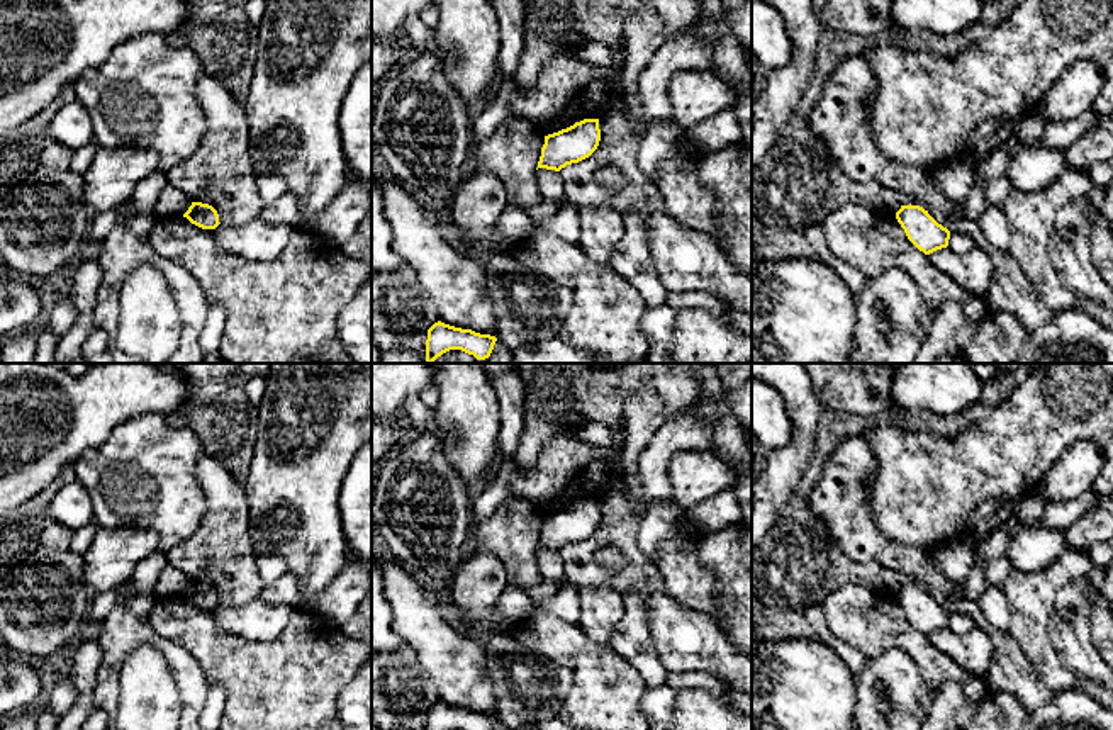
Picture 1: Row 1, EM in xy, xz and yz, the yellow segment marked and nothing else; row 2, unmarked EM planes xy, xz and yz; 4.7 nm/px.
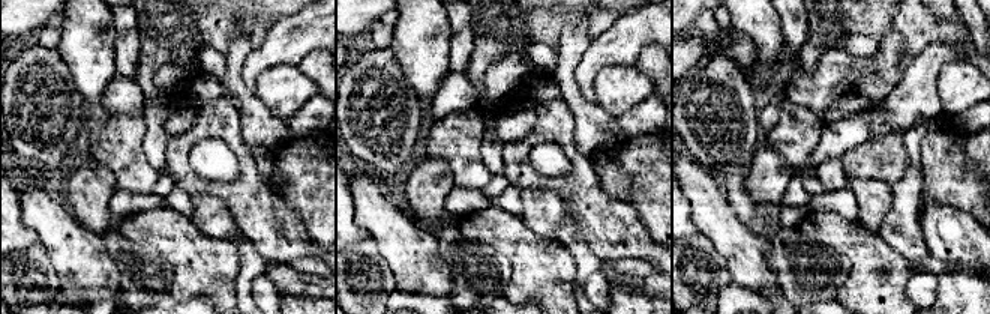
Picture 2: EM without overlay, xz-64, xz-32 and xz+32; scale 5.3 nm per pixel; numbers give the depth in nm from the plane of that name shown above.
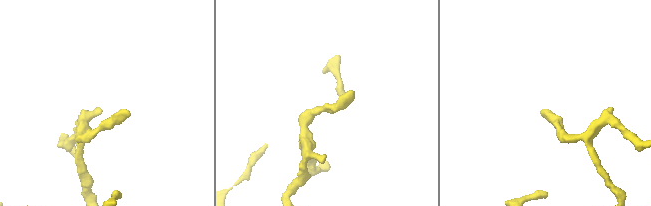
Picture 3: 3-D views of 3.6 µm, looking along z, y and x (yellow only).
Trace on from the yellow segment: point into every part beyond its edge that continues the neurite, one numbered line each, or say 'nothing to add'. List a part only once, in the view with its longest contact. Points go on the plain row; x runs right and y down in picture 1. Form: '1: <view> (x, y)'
nothing to add

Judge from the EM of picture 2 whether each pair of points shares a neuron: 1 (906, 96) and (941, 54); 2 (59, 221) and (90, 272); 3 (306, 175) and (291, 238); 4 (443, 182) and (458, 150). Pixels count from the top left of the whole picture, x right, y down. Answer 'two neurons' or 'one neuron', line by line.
1: one neuron
2: one neuron
3: two neurons
4: two neurons

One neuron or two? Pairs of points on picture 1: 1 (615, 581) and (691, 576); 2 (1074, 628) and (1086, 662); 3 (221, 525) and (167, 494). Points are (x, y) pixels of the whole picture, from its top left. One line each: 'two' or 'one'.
1: two
2: one
3: two

